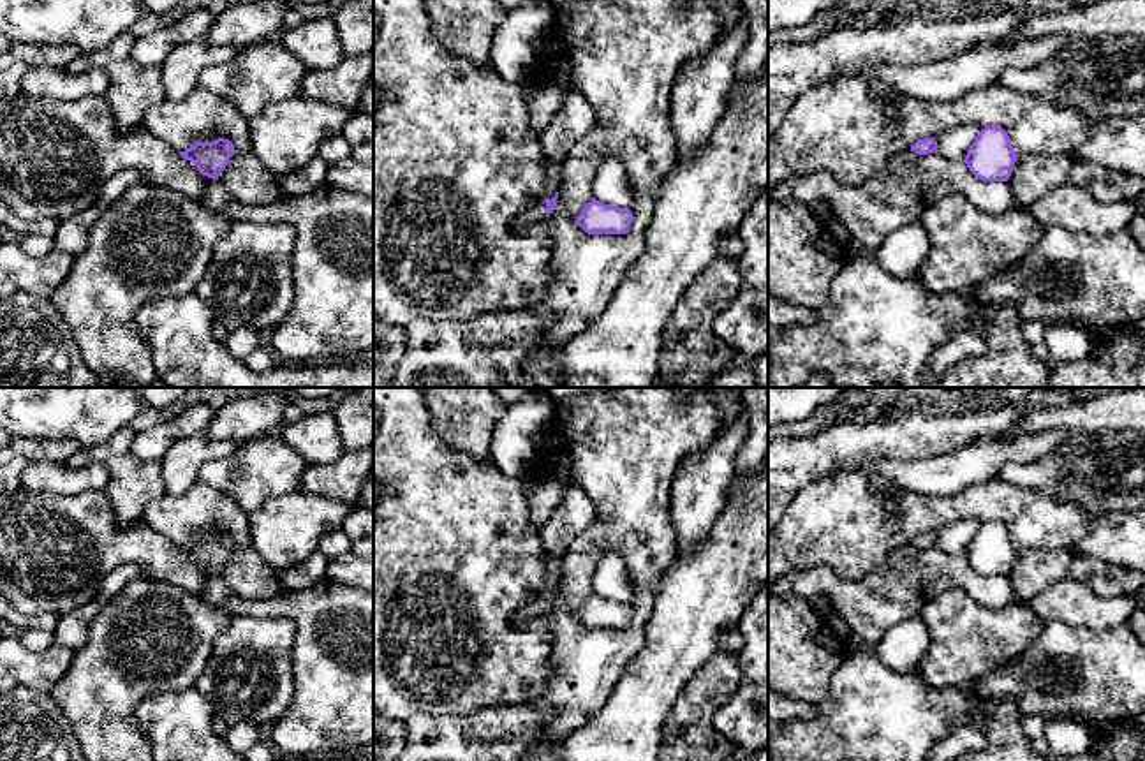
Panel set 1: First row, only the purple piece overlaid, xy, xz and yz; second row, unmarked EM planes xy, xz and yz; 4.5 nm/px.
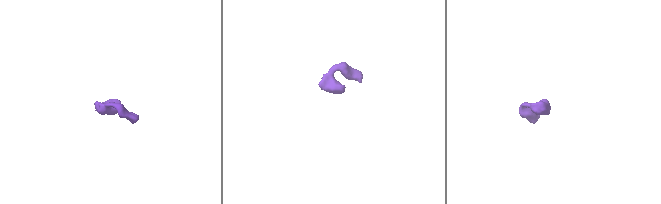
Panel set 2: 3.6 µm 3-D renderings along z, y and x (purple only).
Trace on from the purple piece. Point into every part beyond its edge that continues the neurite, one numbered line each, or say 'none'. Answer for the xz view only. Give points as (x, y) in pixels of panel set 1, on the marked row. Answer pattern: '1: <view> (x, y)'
1: xz (576, 115)

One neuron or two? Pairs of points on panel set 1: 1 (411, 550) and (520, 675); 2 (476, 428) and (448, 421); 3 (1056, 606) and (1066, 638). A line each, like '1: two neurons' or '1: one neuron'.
1: one neuron
2: one neuron
3: two neurons

